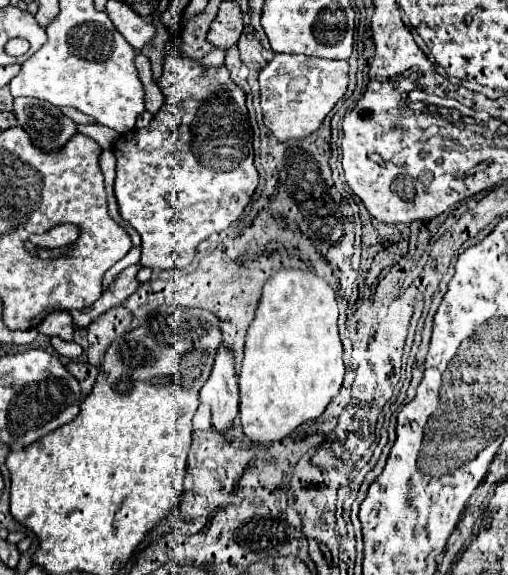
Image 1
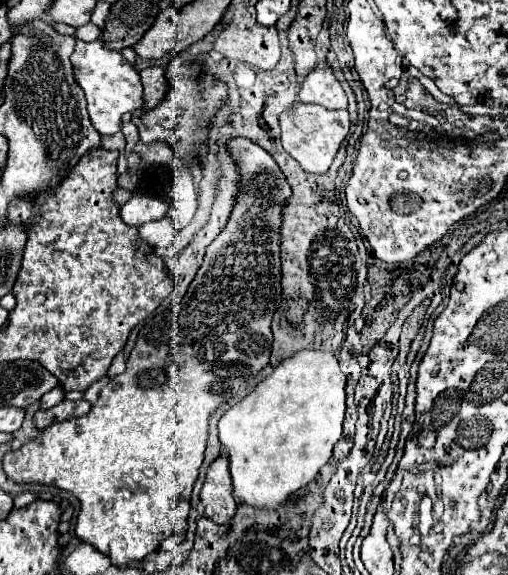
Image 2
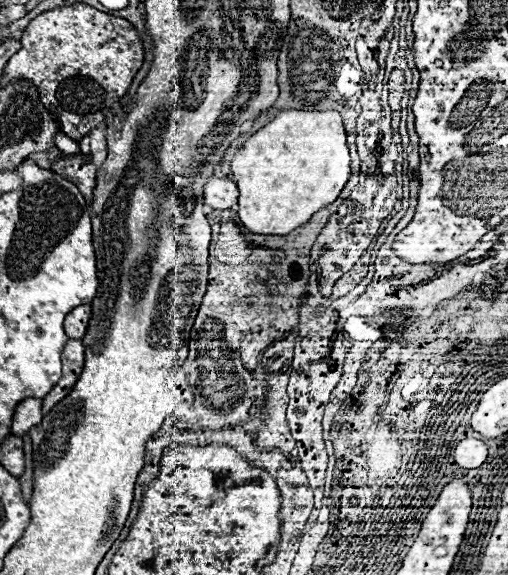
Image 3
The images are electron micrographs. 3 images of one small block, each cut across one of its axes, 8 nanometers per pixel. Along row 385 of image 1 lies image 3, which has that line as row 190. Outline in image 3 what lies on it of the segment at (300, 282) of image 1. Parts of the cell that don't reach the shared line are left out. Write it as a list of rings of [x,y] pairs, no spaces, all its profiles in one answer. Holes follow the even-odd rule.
[[[284,110],[280,112],[272,122],[268,122],[264,128],[260,128],[234,156],[232,160],[232,174],[234,174],[234,182],[238,184],[238,190],[240,190],[240,198],[238,198],[238,216],[242,220],[242,226],[252,232],[252,234],[264,234],[264,236],[288,236],[292,230],[296,230],[298,226],[310,222],[310,218],[330,206],[342,192],[342,188],[346,186],[348,178],[350,178],[350,152],[348,152],[348,146],[346,146],[346,132],[344,132],[344,126],[342,126],[342,118],[338,112],[310,112],[310,110]]]

